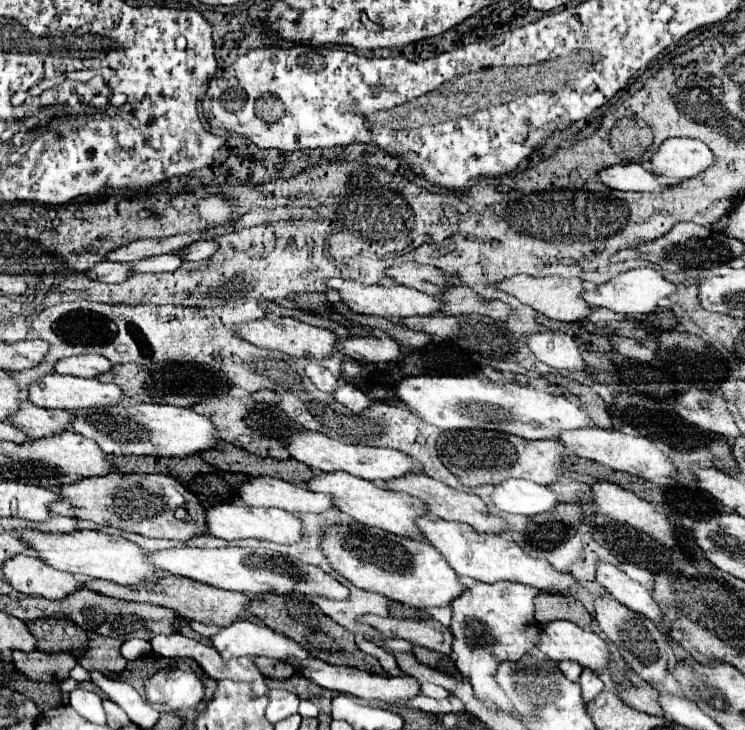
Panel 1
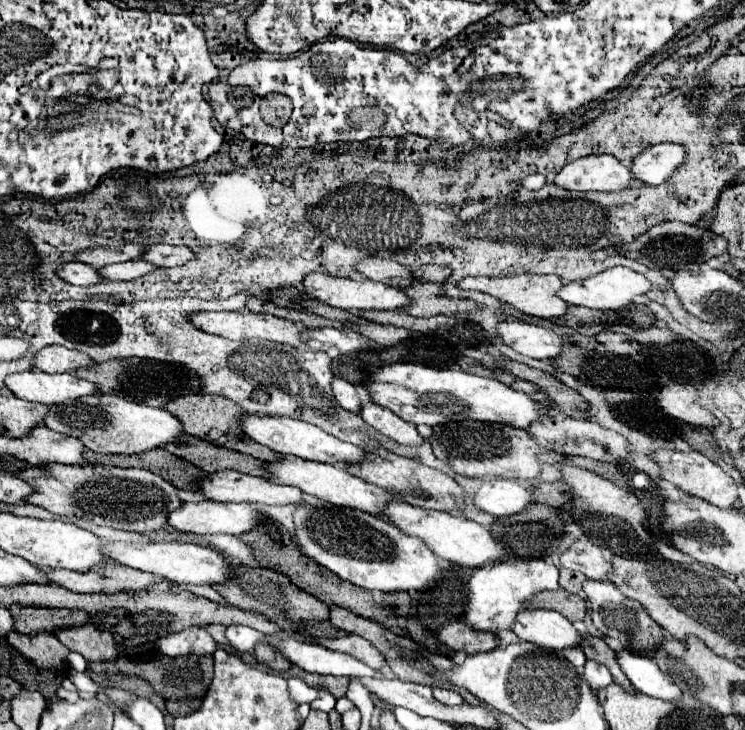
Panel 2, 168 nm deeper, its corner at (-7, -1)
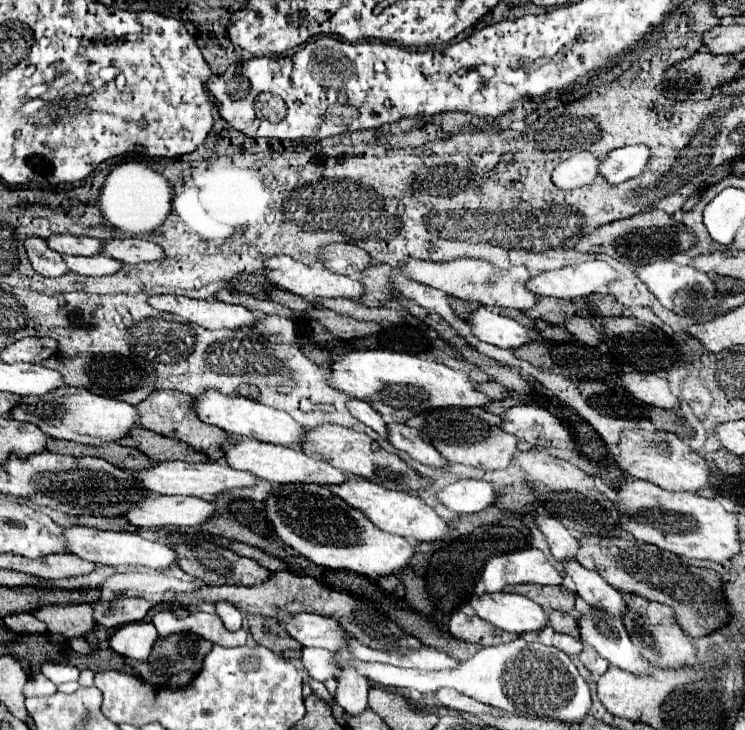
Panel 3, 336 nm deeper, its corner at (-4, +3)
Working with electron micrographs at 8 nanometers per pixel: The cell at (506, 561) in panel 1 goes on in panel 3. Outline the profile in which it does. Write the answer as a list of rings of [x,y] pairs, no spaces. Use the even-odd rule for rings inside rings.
[[[350,476],[346,480],[346,484],[332,486],[330,490],[336,496],[340,496],[344,502],[348,502],[352,508],[364,512],[364,516],[368,516],[372,520],[372,524],[382,528],[384,532],[398,534],[398,536],[410,538],[414,542],[436,542],[436,540],[442,540],[446,536],[446,532],[450,530],[448,522],[442,520],[434,512],[434,508],[426,506],[418,496],[414,496],[410,492],[388,490],[388,488],[382,488],[366,478],[360,478],[360,476]]]

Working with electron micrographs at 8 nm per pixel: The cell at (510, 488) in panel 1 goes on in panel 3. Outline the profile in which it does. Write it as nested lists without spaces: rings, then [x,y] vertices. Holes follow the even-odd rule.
[[[458,480],[436,492],[436,500],[458,514],[472,514],[488,508],[498,494],[484,480]]]

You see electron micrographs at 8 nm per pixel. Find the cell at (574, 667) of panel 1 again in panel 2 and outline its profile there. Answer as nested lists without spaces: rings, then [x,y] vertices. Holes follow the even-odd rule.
[[[567,648],[567,650],[563,652],[563,656],[565,656],[575,668],[583,668],[583,666],[585,666],[585,654],[583,654],[581,648]]]

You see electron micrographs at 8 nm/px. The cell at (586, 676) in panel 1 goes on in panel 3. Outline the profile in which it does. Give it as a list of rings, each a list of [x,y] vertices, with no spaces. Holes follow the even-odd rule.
[[[584,648],[580,654],[578,654],[580,662],[594,674],[594,676],[602,676],[606,670],[608,670],[608,660],[604,660],[596,650],[592,648]]]

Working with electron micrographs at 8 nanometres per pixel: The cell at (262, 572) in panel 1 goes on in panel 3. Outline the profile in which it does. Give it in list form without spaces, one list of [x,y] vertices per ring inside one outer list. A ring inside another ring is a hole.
[[[70,526],[64,530],[64,538],[70,554],[80,556],[82,560],[88,560],[94,564],[106,564],[106,566],[136,564],[136,566],[148,566],[148,568],[166,568],[176,562],[176,552],[166,544],[146,540],[130,532],[108,532],[108,530],[88,528],[88,526]]]

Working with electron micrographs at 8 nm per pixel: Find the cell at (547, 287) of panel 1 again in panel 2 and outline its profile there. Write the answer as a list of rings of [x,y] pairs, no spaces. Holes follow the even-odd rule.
[[[517,274],[507,278],[487,278],[487,276],[467,276],[459,282],[461,288],[469,290],[481,290],[491,296],[497,296],[499,300],[511,304],[513,308],[539,318],[559,318],[563,312],[569,310],[569,304],[559,300],[557,290],[563,288],[563,280],[559,276],[541,276],[541,274]]]

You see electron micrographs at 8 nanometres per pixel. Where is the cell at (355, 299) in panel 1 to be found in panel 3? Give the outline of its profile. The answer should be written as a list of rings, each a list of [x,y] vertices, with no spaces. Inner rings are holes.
[[[272,256],[264,260],[264,270],[266,270],[266,280],[286,292],[292,292],[302,298],[360,298],[362,296],[362,284],[358,280],[352,280],[348,276],[332,274],[320,266],[304,266],[302,262],[296,262],[288,256]]]

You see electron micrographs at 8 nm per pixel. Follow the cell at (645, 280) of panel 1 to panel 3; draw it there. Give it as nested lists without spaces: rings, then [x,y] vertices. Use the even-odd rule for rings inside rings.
[[[588,260],[588,262],[576,264],[576,266],[564,266],[558,270],[540,272],[540,274],[532,276],[532,280],[528,280],[528,288],[538,296],[554,296],[554,298],[562,298],[562,300],[572,300],[572,298],[590,296],[594,292],[604,292],[604,286],[610,284],[614,278],[616,278],[616,272],[608,262]]]

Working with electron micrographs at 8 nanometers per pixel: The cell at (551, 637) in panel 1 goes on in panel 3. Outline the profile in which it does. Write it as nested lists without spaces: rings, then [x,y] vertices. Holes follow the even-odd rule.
[[[508,592],[472,594],[470,606],[474,608],[478,618],[506,632],[534,634],[548,624],[546,612],[530,598],[520,594]]]

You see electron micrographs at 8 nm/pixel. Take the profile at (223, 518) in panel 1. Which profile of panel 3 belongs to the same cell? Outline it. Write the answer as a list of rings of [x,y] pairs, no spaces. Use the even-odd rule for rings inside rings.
[[[146,496],[140,504],[128,508],[124,518],[138,528],[160,528],[160,526],[200,526],[216,514],[212,502],[194,496]]]

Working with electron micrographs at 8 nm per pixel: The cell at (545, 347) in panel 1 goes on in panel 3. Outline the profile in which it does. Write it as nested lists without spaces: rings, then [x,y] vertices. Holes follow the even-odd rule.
[[[484,306],[470,312],[466,322],[470,324],[470,330],[478,340],[498,348],[518,348],[532,338],[528,328],[494,310],[486,310]]]

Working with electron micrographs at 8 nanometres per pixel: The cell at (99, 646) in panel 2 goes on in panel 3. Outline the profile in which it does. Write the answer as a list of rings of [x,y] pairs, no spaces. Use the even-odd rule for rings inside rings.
[[[70,604],[70,606],[44,606],[34,610],[50,634],[60,634],[64,638],[84,636],[94,626],[90,604]]]

